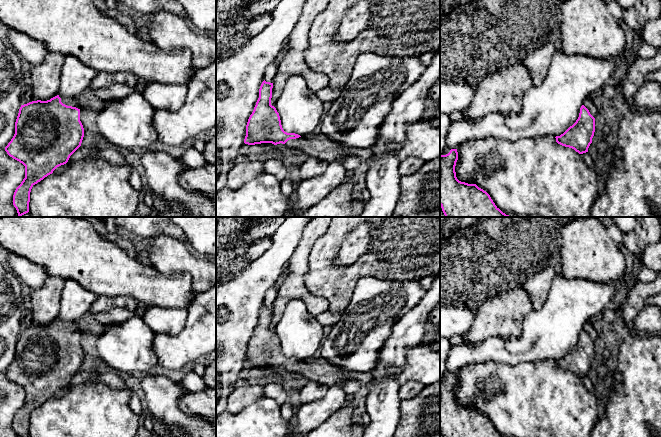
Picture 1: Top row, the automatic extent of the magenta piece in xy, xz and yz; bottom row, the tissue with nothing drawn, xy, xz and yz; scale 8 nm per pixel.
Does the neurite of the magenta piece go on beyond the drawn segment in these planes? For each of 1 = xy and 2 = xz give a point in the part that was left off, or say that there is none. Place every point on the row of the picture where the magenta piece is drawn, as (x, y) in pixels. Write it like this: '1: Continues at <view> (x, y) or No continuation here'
1: Continues at xy (69, 102)
2: Continues at xz (327, 150)

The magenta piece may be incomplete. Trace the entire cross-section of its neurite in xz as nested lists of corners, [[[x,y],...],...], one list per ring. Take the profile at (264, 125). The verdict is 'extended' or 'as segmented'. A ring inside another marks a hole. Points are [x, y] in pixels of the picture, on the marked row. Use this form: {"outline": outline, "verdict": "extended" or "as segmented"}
{"outline": [[[262,82],[259,98],[246,125],[244,143],[255,145],[261,143],[285,144],[288,148],[300,149],[307,156],[317,157],[332,163],[340,160],[348,173],[355,174],[355,170],[363,163],[368,164],[372,156],[370,150],[354,150],[349,155],[344,154],[342,144],[329,139],[308,139],[295,133],[283,130],[279,113],[271,105],[273,83]]], "verdict": "extended"}

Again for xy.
{"outline": [[[60,98],[32,101],[21,105],[15,122],[15,134],[5,147],[7,154],[25,166],[25,178],[16,188],[13,205],[18,217],[29,212],[32,187],[53,171],[68,162],[70,156],[81,146],[84,128],[80,121],[82,106],[77,99]]], "verdict": "extended"}

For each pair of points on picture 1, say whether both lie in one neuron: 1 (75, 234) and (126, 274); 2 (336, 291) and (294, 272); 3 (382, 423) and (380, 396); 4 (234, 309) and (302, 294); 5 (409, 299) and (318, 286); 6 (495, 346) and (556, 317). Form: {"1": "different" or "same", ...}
{"1": "same", "2": "different", "3": "same", "4": "different", "5": "different", "6": "same"}

